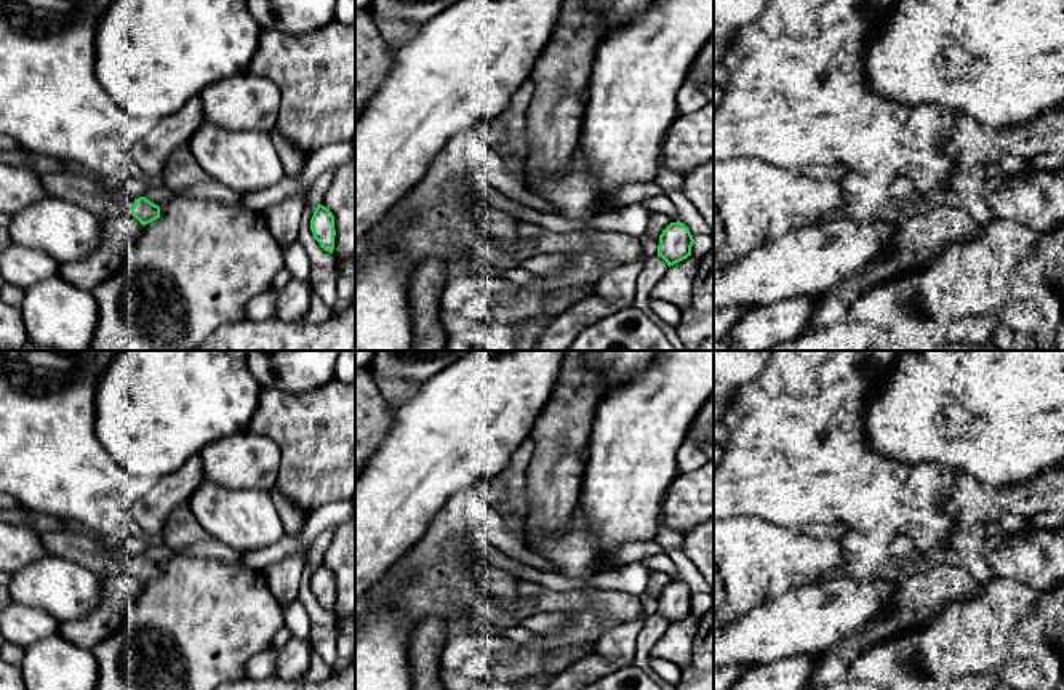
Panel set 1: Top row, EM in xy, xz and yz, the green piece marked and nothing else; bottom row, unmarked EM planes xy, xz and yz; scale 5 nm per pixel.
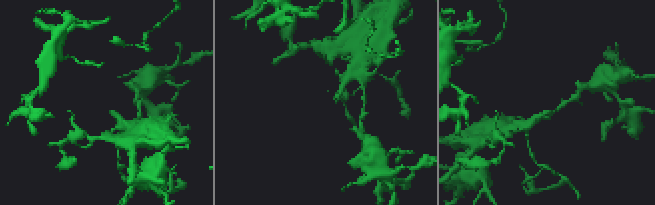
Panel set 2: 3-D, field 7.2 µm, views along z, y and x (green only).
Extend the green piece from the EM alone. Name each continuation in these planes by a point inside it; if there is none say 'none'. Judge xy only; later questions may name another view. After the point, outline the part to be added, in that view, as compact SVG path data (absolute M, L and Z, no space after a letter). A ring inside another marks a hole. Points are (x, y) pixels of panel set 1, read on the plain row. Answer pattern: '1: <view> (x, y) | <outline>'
1: xy (76, 546) | M66 530L45 532L40 535L46 554L64 557L94 572L99 578L118 573L131 573L134 556L120 548L109 548L85 533Z

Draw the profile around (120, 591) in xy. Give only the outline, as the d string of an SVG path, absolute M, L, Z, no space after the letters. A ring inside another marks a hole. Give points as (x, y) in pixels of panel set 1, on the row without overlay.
M133 573L110 575L102 580L102 597L96 608L78 618L61 623L59 634L82 648L94 645L118 631L139 599L142 583Z

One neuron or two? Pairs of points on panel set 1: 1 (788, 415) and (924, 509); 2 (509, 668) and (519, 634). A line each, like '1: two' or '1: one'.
1: one
2: two

